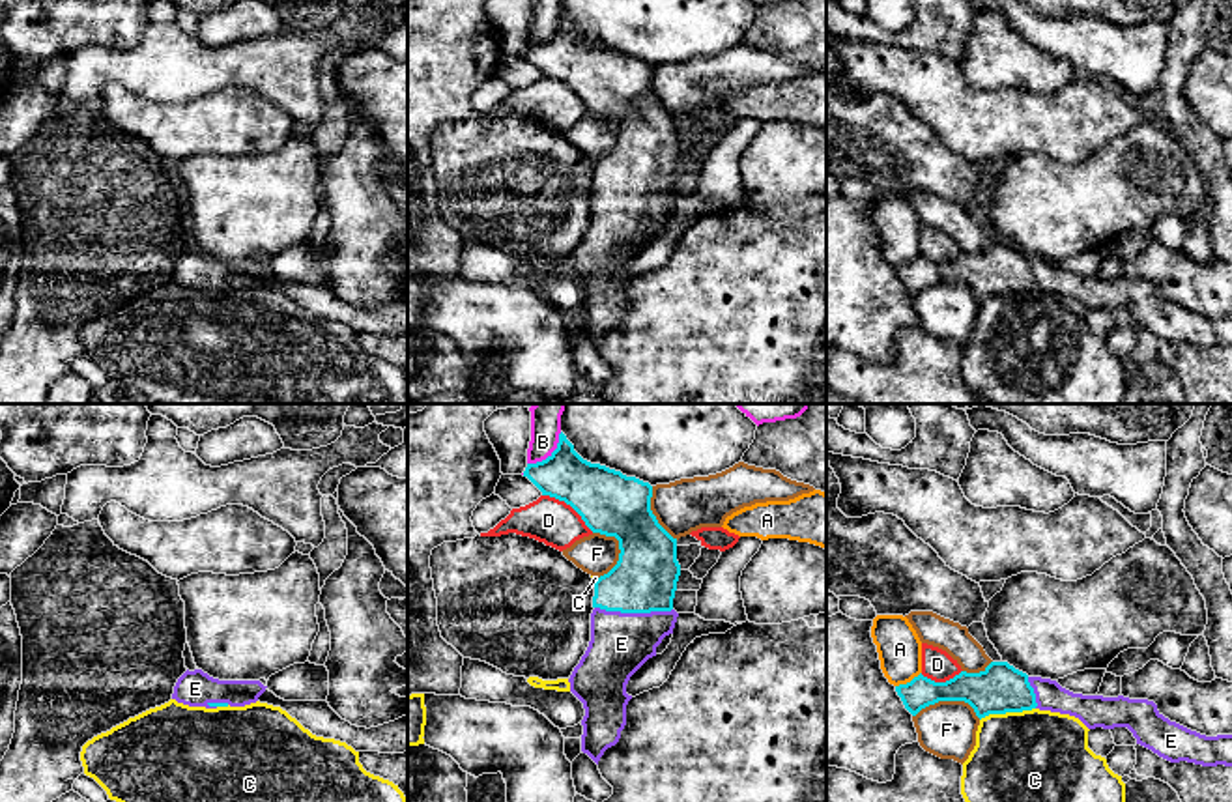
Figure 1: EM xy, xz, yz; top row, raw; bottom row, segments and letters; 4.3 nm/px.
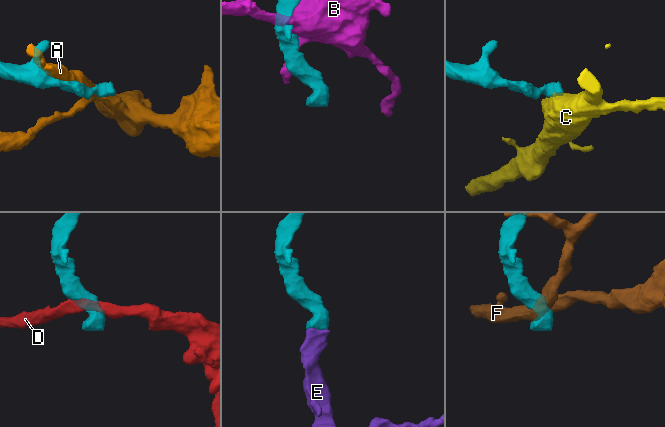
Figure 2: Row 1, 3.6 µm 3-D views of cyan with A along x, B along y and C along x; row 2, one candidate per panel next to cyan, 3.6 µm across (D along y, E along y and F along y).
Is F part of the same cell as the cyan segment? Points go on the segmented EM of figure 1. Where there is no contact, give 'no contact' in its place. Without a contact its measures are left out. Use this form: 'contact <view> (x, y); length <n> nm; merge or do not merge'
contact yz (948, 700); length 300 nm; do not merge

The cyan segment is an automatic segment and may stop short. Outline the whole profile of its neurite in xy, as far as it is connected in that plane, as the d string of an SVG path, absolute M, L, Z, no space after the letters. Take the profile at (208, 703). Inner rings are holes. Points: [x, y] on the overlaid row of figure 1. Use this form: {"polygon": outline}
{"polygon": "M202 669L185 671L176 686L172 699L189 707L245 707L256 703L265 692L260 680L219 680Z"}

